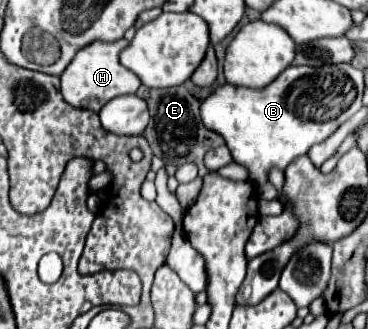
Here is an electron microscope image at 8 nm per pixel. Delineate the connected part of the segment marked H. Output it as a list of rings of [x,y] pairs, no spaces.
[[[118,39],[118,41],[110,41],[110,43],[92,41],[90,45],[80,49],[80,53],[76,53],[74,61],[60,75],[60,93],[66,99],[66,103],[80,107],[80,109],[100,111],[104,107],[104,103],[108,103],[110,99],[128,95],[128,93],[136,93],[136,89],[140,87],[140,79],[132,71],[122,67],[118,61],[118,55],[126,45],[128,45],[126,39]]]

